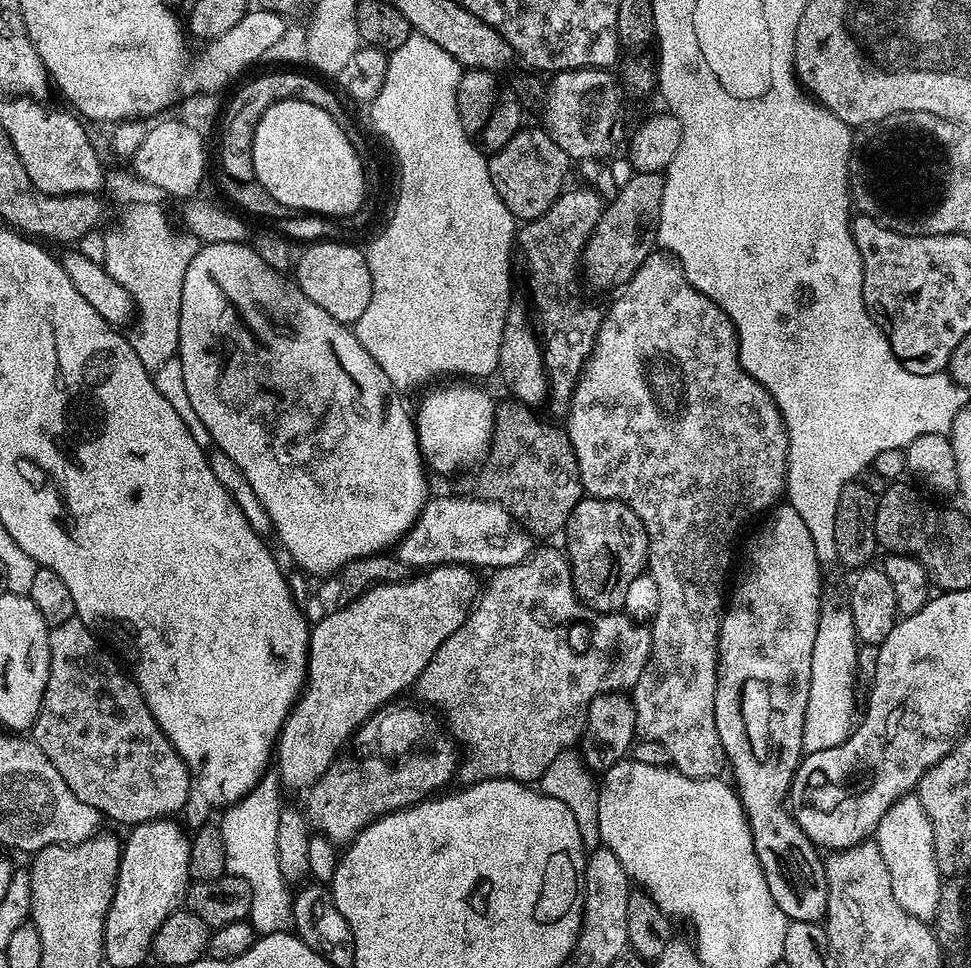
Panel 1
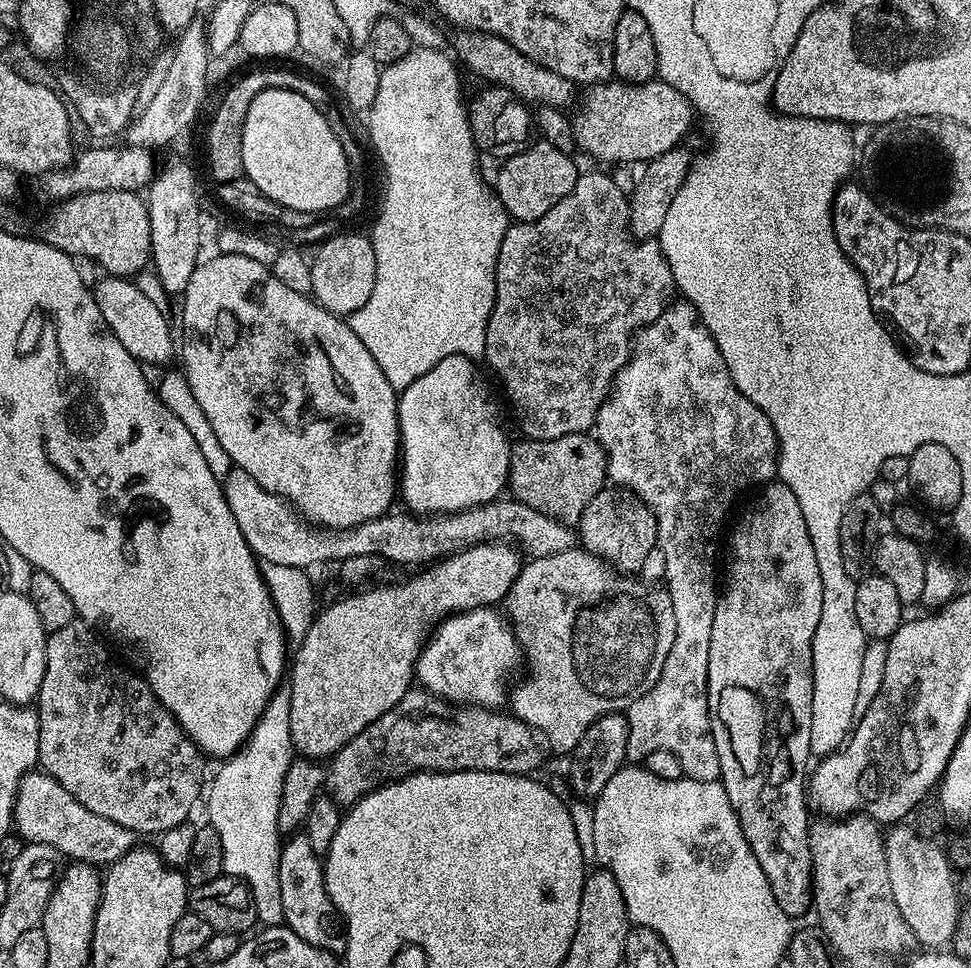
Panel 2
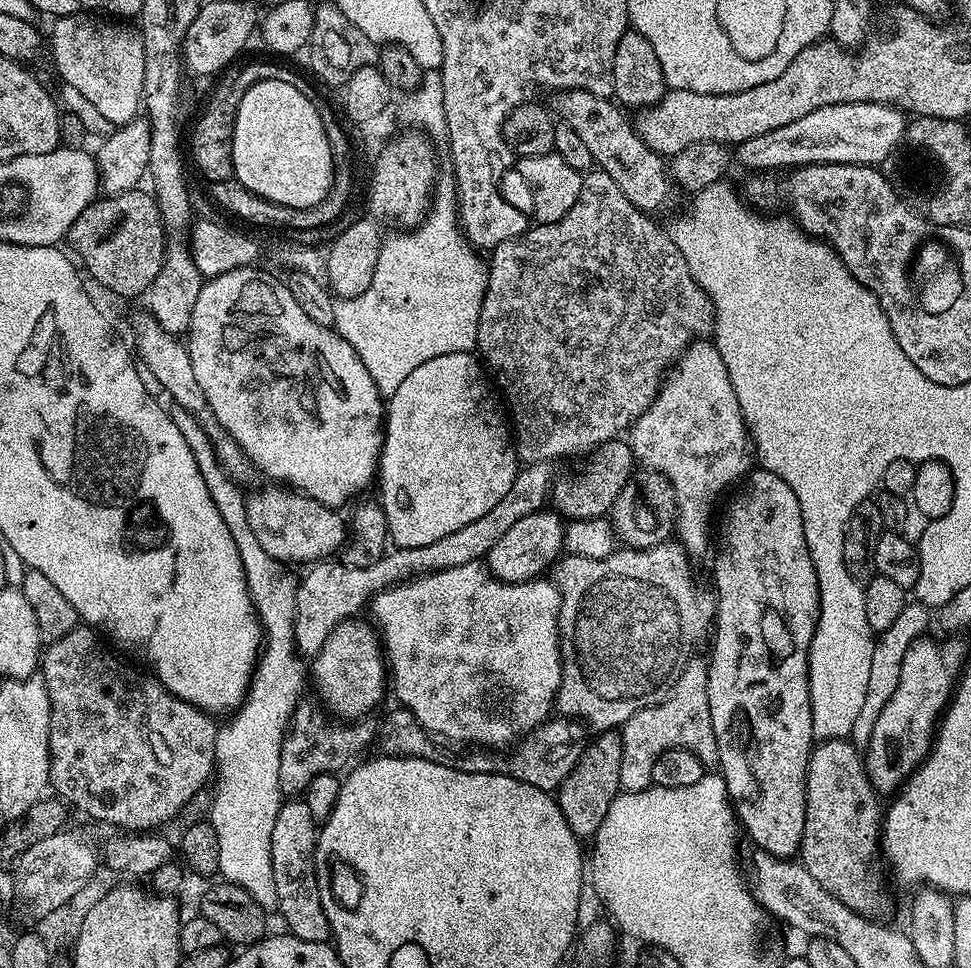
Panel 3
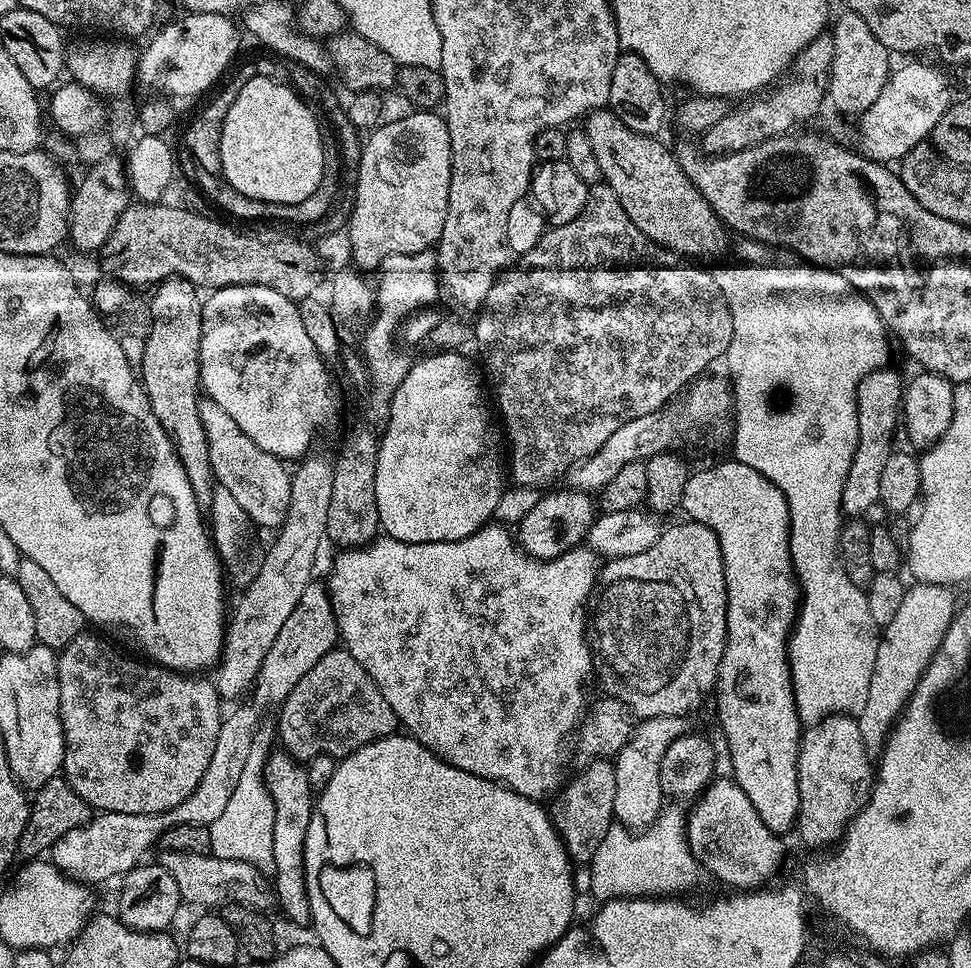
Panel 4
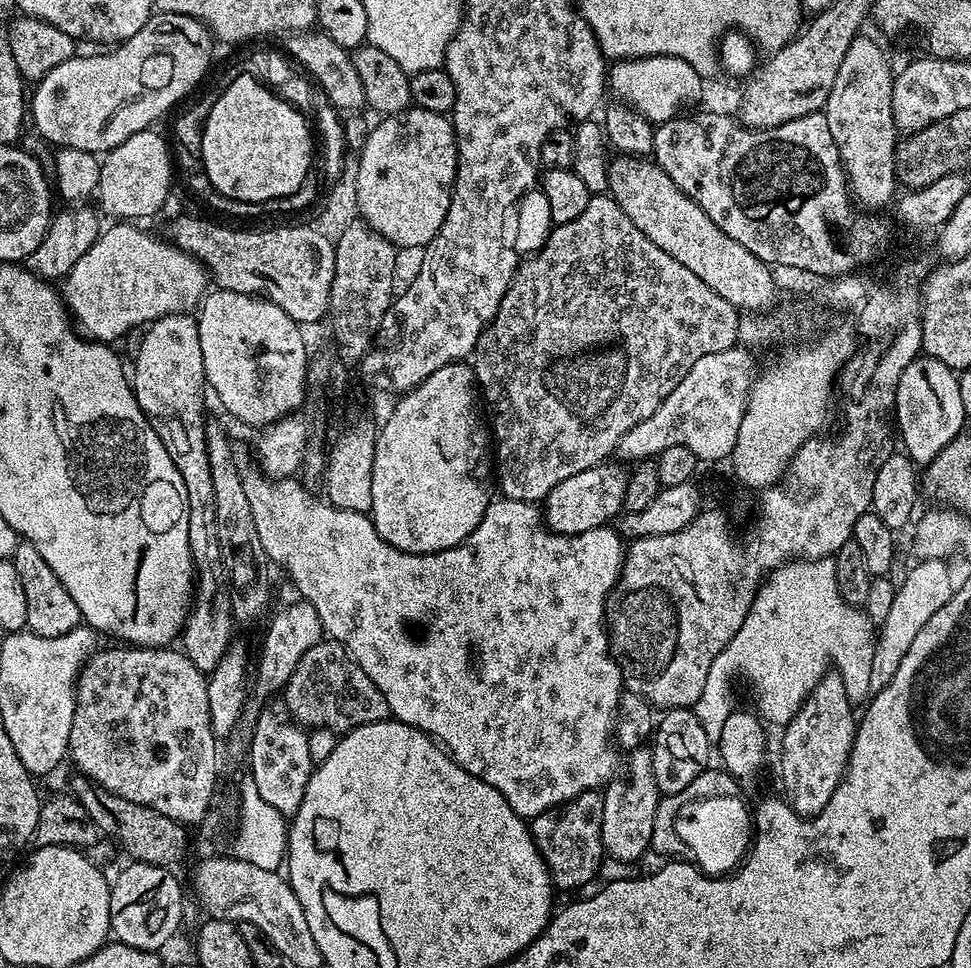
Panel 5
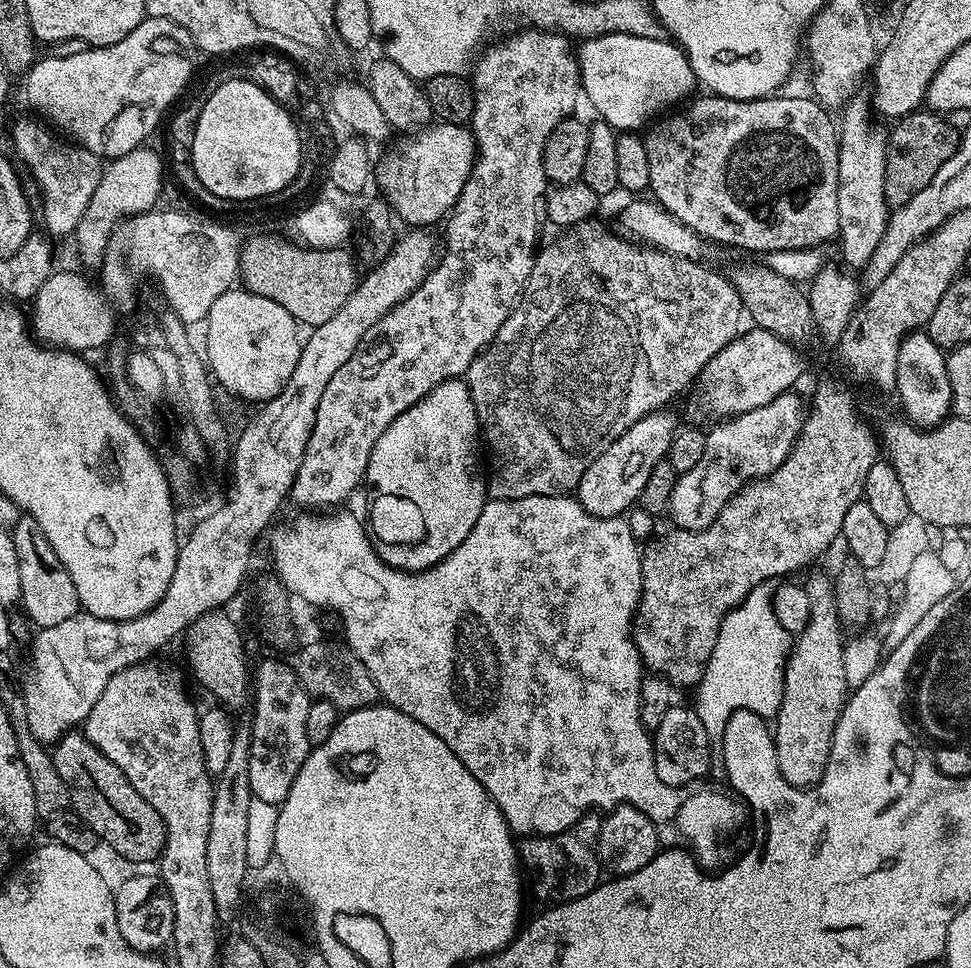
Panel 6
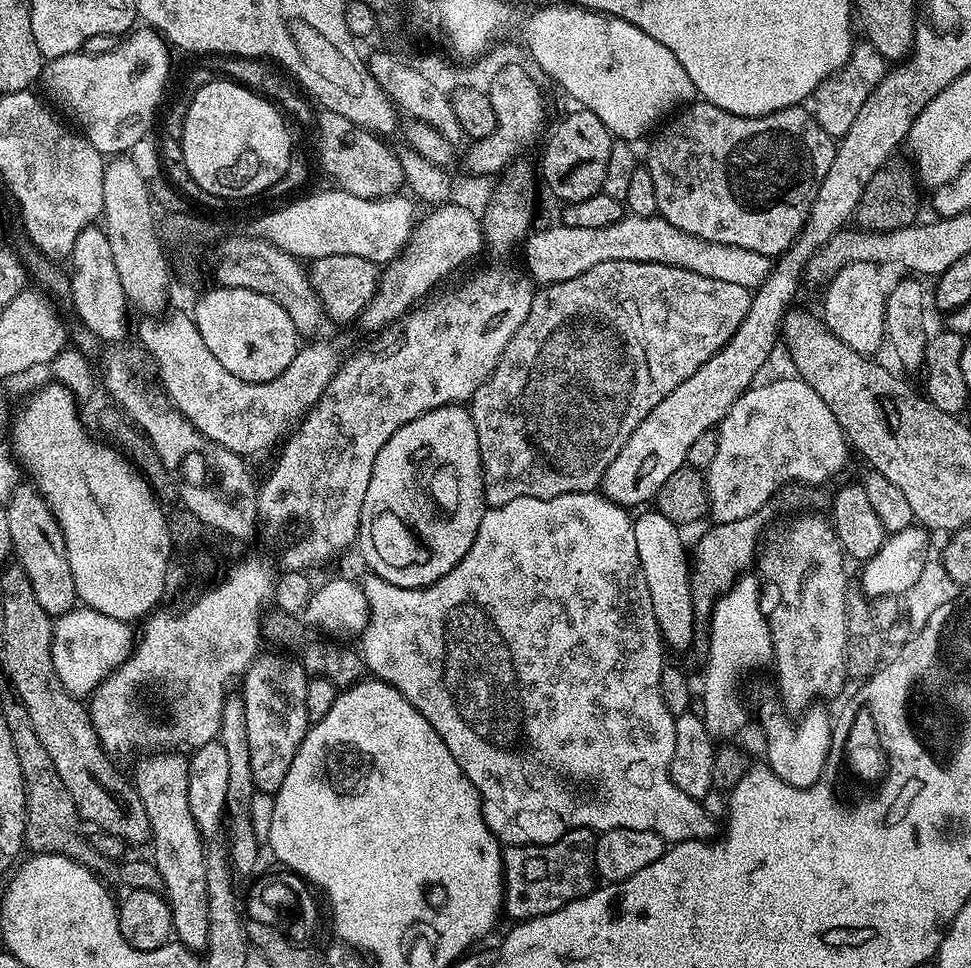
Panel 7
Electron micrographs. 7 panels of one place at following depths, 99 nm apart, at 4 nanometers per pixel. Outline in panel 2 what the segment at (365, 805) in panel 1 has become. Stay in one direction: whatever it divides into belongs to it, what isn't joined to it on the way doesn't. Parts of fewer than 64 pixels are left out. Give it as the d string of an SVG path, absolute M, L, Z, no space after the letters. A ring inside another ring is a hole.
M419 686L409 688L394 710L386 710L378 722L370 722L362 734L358 734L342 751L331 757L326 768L327 795L336 805L351 806L375 788L391 784L403 776L412 776L415 772L512 772L516 776L526 776L535 773L535 768L542 767L544 759L550 756L544 733L538 728L531 728L517 716L500 710L464 706L457 711L460 713L456 720L451 720L444 716L448 711L449 705L434 693Z

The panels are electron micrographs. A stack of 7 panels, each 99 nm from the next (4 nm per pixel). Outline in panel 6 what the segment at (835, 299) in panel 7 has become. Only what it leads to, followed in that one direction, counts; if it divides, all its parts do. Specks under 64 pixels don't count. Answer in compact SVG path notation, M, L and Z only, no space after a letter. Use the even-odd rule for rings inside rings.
M857 94L844 105L838 116L840 161L838 162L838 245L844 251L844 260L852 270L863 269L884 237L890 209L884 197L886 182L885 133L872 132L868 123L874 120L874 109L869 97Z

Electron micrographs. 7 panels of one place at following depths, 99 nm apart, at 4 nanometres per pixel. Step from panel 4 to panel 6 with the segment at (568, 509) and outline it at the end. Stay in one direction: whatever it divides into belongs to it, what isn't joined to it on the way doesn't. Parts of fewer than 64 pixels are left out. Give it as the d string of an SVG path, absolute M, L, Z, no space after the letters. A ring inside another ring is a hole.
M668 410L651 412L646 418L634 422L622 438L612 443L610 450L598 454L598 458L590 462L590 467L586 469L586 474L582 474L580 484L574 490L575 500L598 518L623 517L639 501L642 490L646 490L646 482L654 468L665 463L677 431L678 423Z

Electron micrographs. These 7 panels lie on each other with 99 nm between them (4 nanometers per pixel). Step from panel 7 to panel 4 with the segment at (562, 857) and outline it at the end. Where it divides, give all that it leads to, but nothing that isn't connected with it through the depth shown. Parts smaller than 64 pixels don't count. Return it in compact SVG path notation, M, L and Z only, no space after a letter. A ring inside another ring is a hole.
M611 759L592 760L583 765L579 771L580 773L572 781L569 779L551 797L550 815L552 825L556 827L560 841L564 844L573 865L587 866L592 863L598 846L602 846L602 838L606 838L606 834L614 827L614 774L616 766Z

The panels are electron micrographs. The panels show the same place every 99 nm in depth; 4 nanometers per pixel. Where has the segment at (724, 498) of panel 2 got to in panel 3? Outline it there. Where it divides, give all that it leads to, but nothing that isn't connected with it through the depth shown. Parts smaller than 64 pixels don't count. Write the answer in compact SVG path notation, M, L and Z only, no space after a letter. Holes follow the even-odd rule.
M697 338L685 348L652 405L627 429L626 443L632 449L637 465L662 474L670 482L676 499L675 539L693 557L702 555L708 548L708 523L712 520L716 499L723 494L727 484L743 481L754 464L754 448L742 406L738 406L738 394L734 394L726 362L722 362L722 354L718 354L711 339ZM689 659L679 669L668 696L662 702L638 710L622 725L620 786L623 791L641 792L653 787L654 762L658 762L661 754L671 748L690 750L705 766L719 765L718 742L714 738L714 722L710 718L709 661L696 659Z

